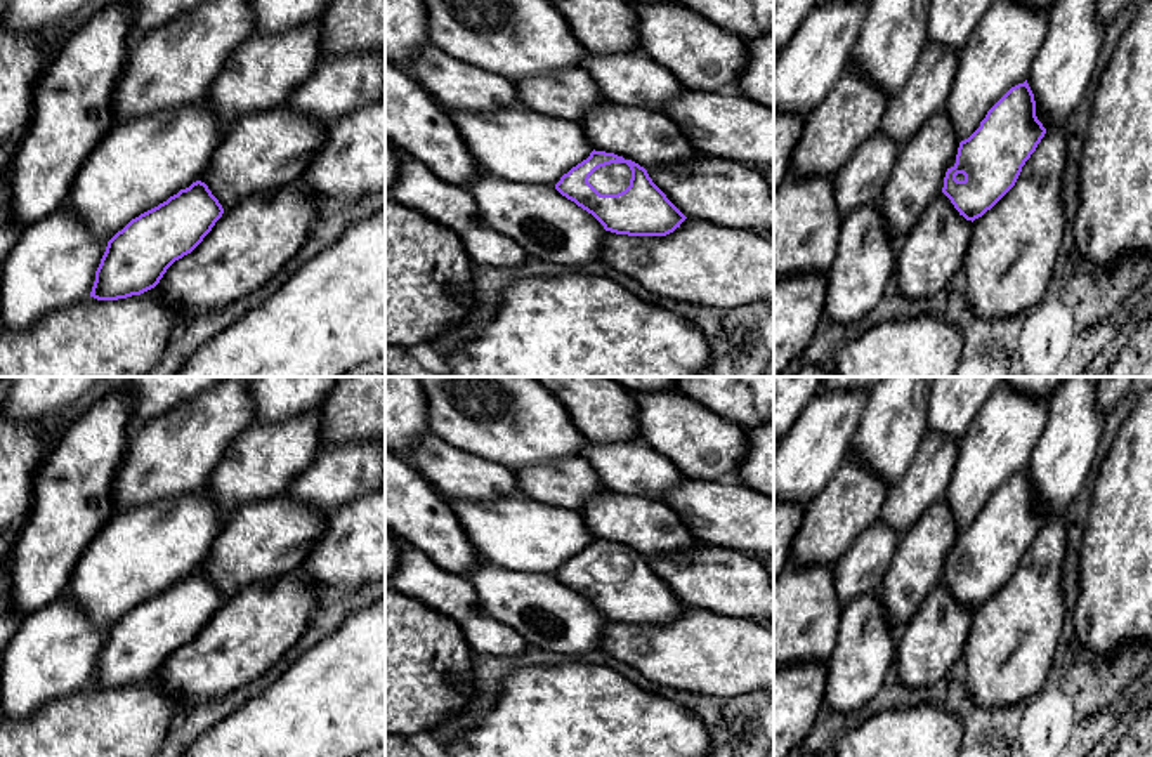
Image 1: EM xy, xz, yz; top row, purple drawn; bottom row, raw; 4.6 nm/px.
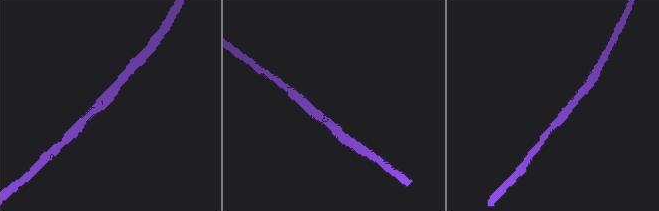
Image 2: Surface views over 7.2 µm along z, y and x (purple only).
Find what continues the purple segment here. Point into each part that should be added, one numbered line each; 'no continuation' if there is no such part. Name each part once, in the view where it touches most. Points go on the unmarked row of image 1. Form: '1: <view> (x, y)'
1: xz (611, 568)

